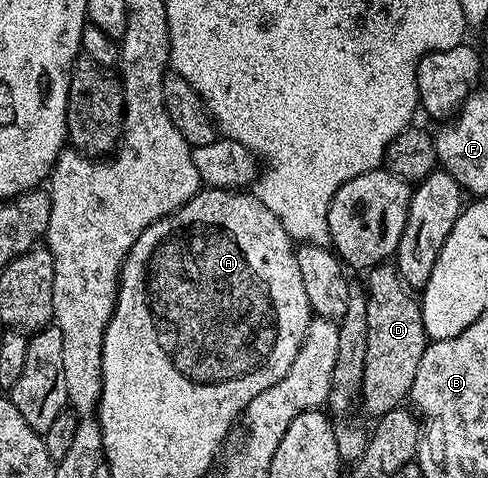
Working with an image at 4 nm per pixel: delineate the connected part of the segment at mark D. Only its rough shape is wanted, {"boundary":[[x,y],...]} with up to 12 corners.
{"boundary":[[394,264],[366,277],[361,405],[408,400],[429,338]]}

